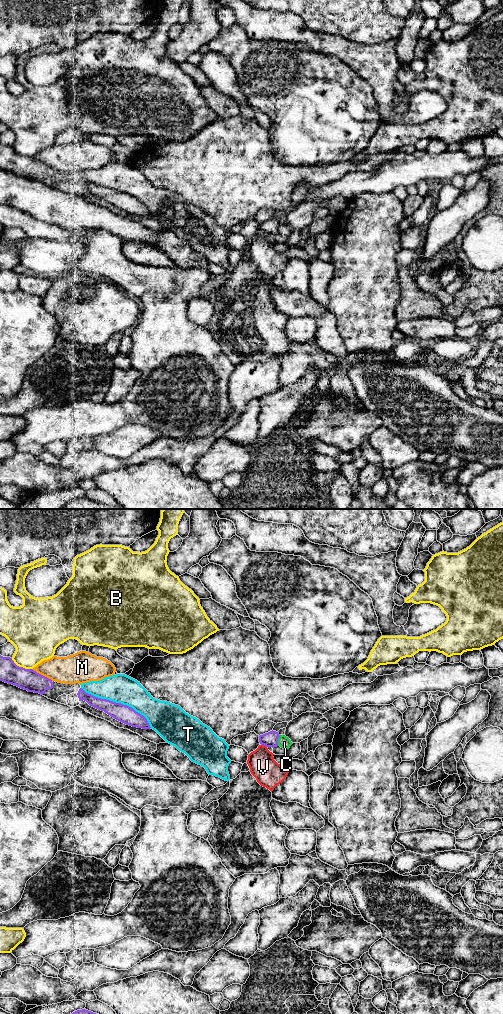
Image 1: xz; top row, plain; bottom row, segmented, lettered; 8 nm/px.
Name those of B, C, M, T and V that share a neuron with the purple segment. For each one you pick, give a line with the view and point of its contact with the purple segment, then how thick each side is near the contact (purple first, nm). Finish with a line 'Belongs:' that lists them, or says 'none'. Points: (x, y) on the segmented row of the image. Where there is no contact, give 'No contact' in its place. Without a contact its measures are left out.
Belongs: none

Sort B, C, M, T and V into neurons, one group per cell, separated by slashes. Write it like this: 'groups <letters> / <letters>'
groups B / C / M / T / V

